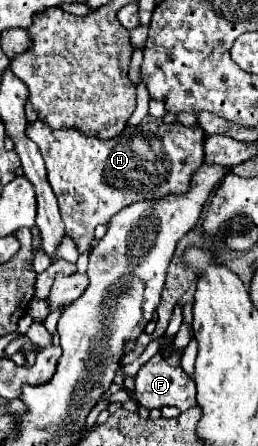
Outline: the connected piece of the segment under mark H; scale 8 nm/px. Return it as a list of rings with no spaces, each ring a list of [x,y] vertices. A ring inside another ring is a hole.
[[[33,122],[27,126],[27,136],[39,146],[41,156],[47,166],[49,184],[59,200],[59,210],[63,212],[63,224],[67,228],[67,236],[75,242],[79,254],[85,254],[93,246],[93,230],[99,224],[107,224],[111,216],[115,216],[121,208],[145,200],[145,198],[165,198],[165,196],[181,196],[189,190],[191,178],[197,168],[203,164],[203,136],[201,128],[187,128],[183,124],[139,124],[127,126],[119,136],[111,140],[89,138],[79,134],[73,128],[53,130],[45,122]]]

